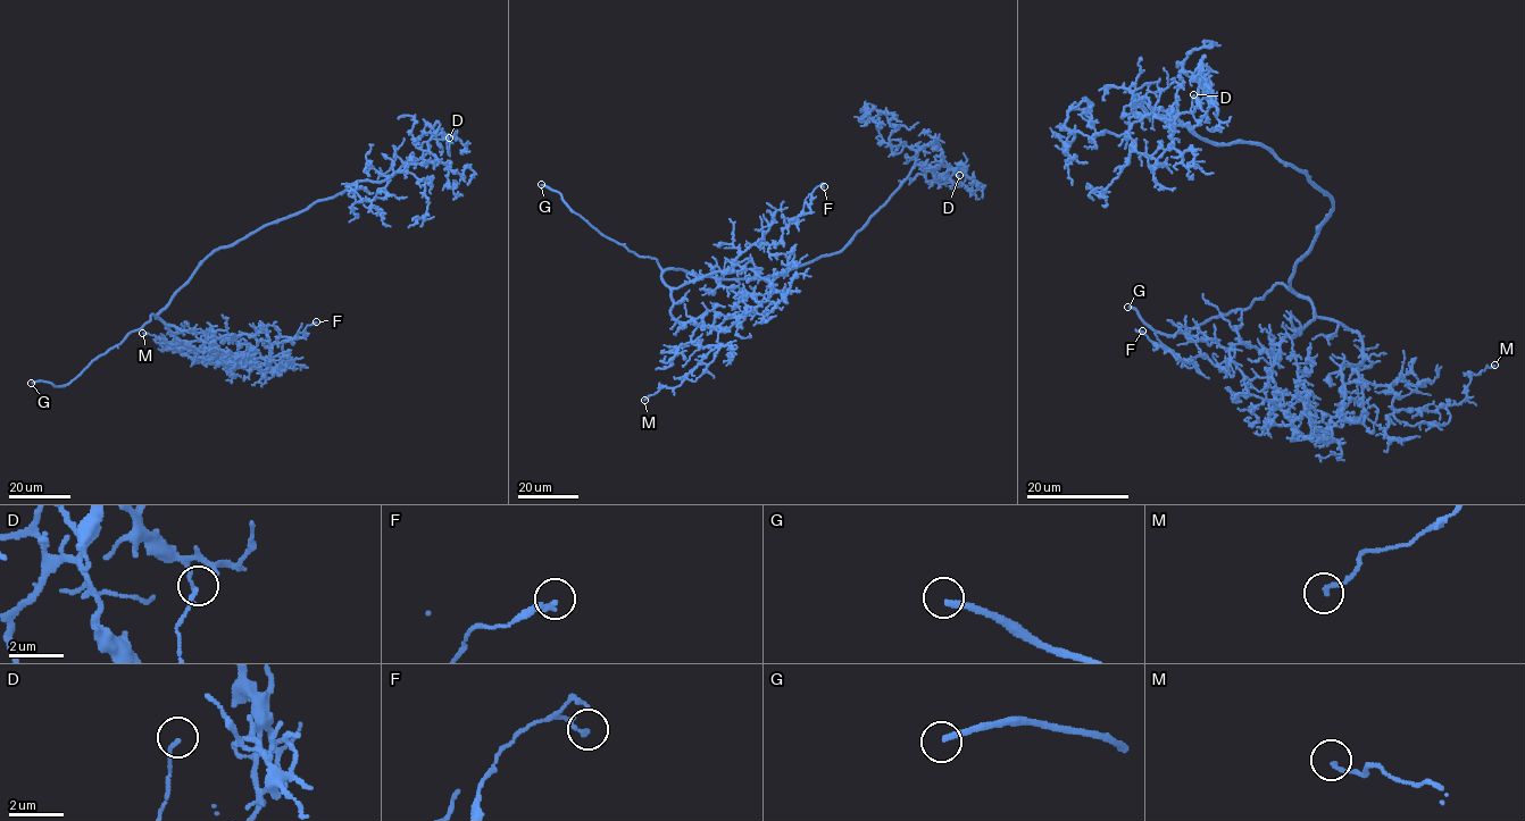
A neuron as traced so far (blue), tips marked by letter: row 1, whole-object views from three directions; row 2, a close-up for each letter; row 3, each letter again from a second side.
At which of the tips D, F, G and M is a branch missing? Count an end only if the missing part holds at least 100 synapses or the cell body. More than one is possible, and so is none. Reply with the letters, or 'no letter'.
G

